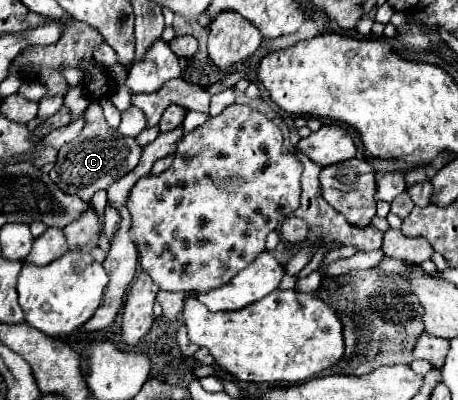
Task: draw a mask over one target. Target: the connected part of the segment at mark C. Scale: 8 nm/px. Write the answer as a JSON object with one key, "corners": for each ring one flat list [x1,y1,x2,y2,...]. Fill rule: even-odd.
{"corners":[[90,103,86,109,86,127,82,129,80,137,66,143,58,151,58,161,50,171,50,179,70,195,78,195,84,201,90,201,92,195,100,189,108,189,116,179,130,173,140,161,142,149,136,145,134,139,120,135,120,131,110,129,102,107,98,103]]}

